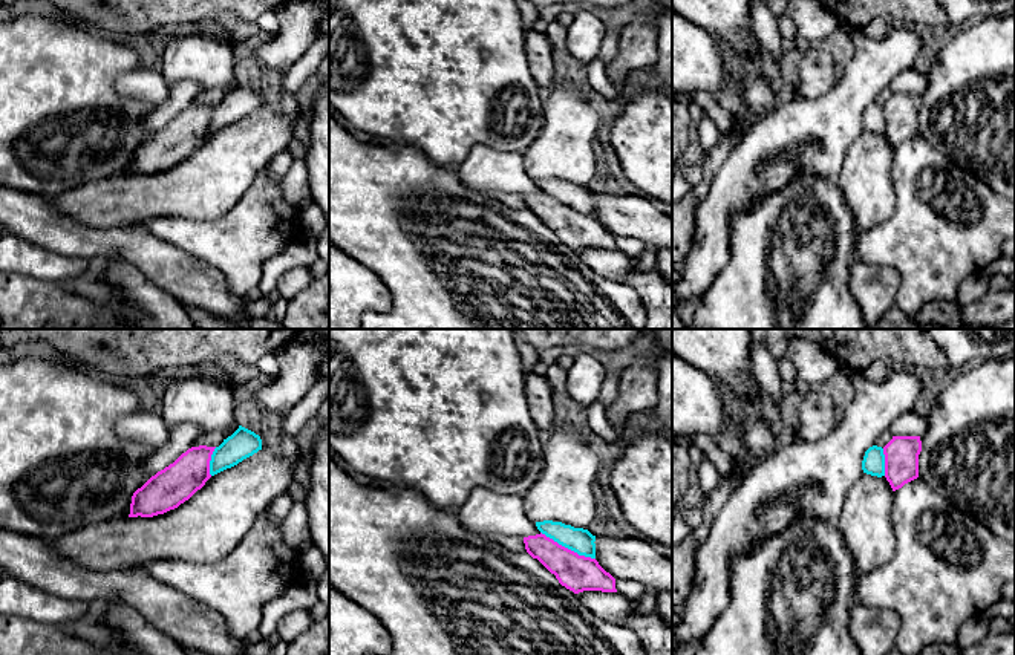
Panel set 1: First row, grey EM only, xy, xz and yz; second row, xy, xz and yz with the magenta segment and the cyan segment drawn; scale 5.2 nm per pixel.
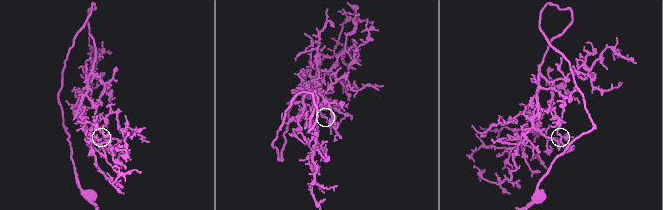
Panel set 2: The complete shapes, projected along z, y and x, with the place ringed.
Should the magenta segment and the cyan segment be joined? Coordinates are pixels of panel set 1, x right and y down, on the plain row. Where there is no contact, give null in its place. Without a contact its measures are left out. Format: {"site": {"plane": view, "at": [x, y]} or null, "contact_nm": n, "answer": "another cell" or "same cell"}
{"site": {"plane": "xz", "at": [567, 205]}, "contact_nm": 320, "answer": "another cell"}

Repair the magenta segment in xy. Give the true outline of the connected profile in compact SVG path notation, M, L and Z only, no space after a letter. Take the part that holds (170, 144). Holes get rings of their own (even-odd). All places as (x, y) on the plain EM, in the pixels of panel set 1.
M191 104L152 133L133 150L129 174L153 174L188 158L211 135L210 118L214 106Z

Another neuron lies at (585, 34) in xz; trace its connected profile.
M576 12L573 23L566 28L568 52L583 64L591 63L600 55L606 31L605 23L594 12Z

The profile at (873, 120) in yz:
M873 103L865 109L862 127L871 133L885 133L885 112L882 104Z

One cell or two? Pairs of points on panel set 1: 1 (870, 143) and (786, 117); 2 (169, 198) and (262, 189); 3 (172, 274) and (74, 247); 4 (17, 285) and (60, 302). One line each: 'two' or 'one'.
1: two
2: two
3: one
4: one

